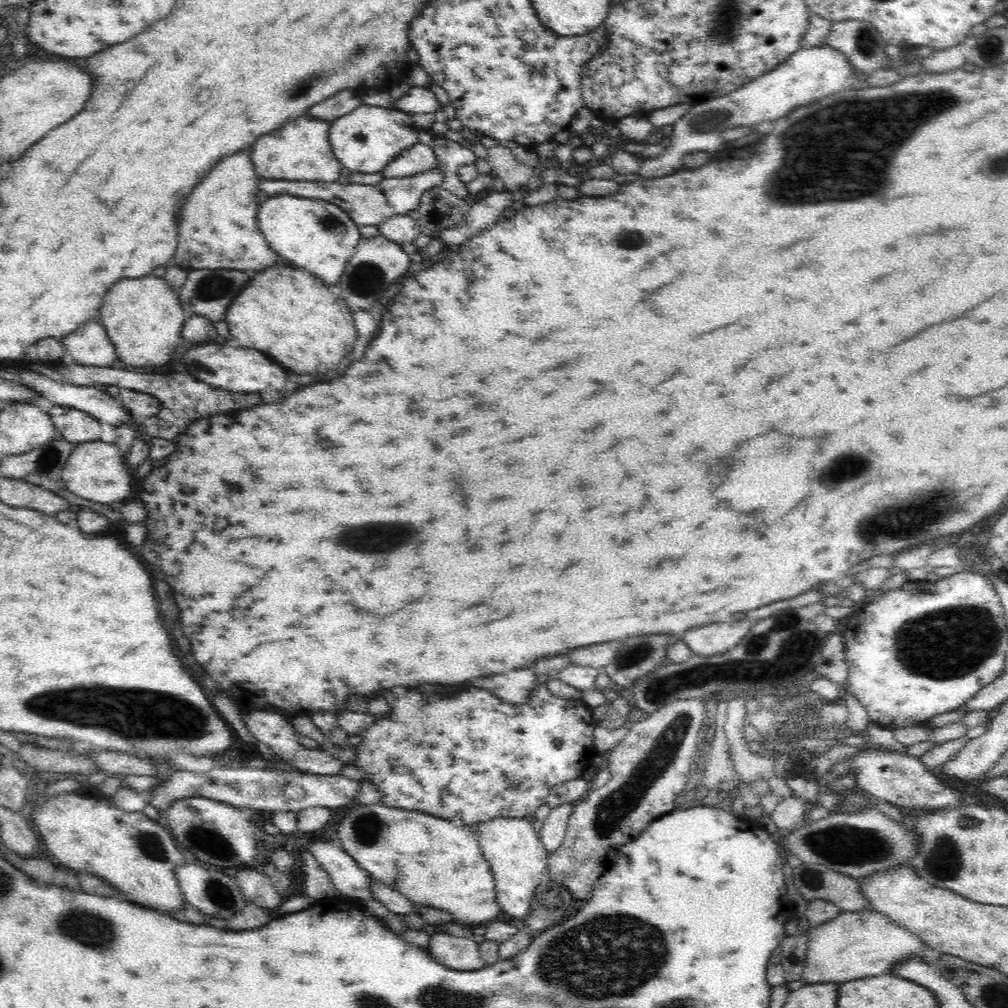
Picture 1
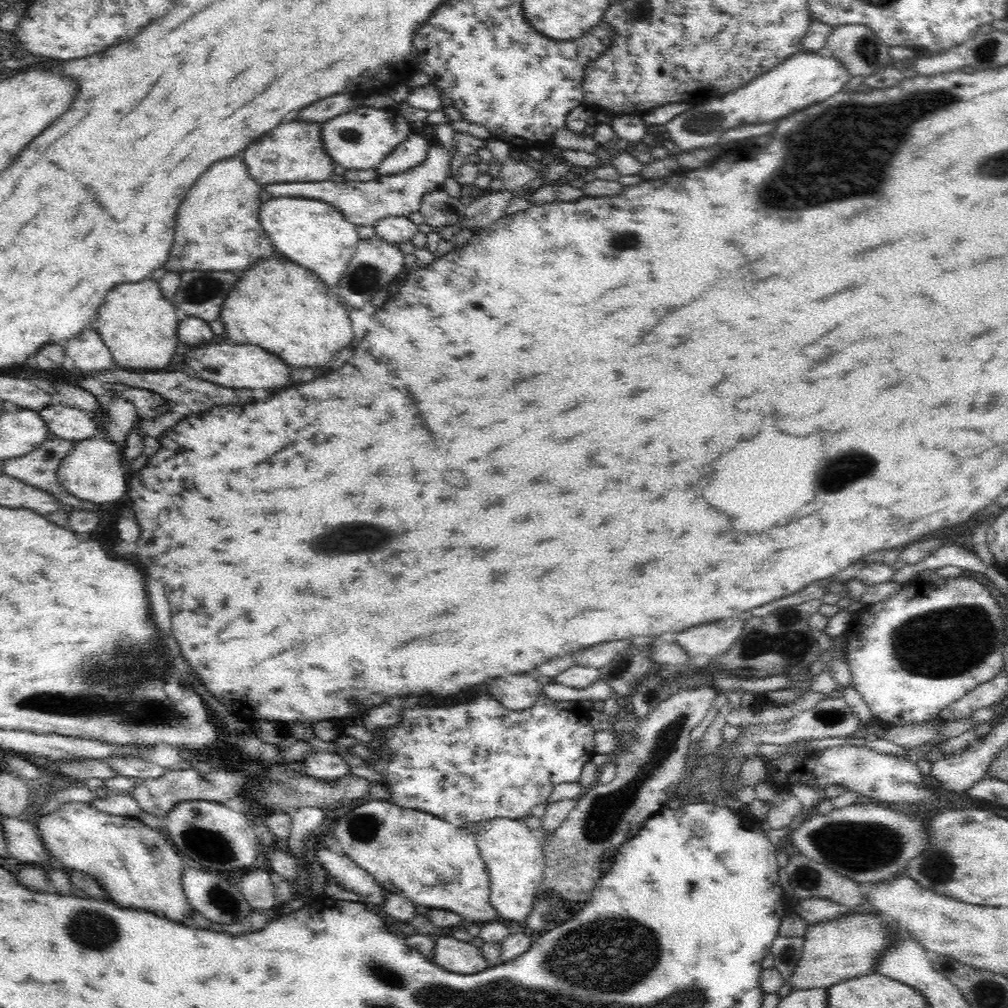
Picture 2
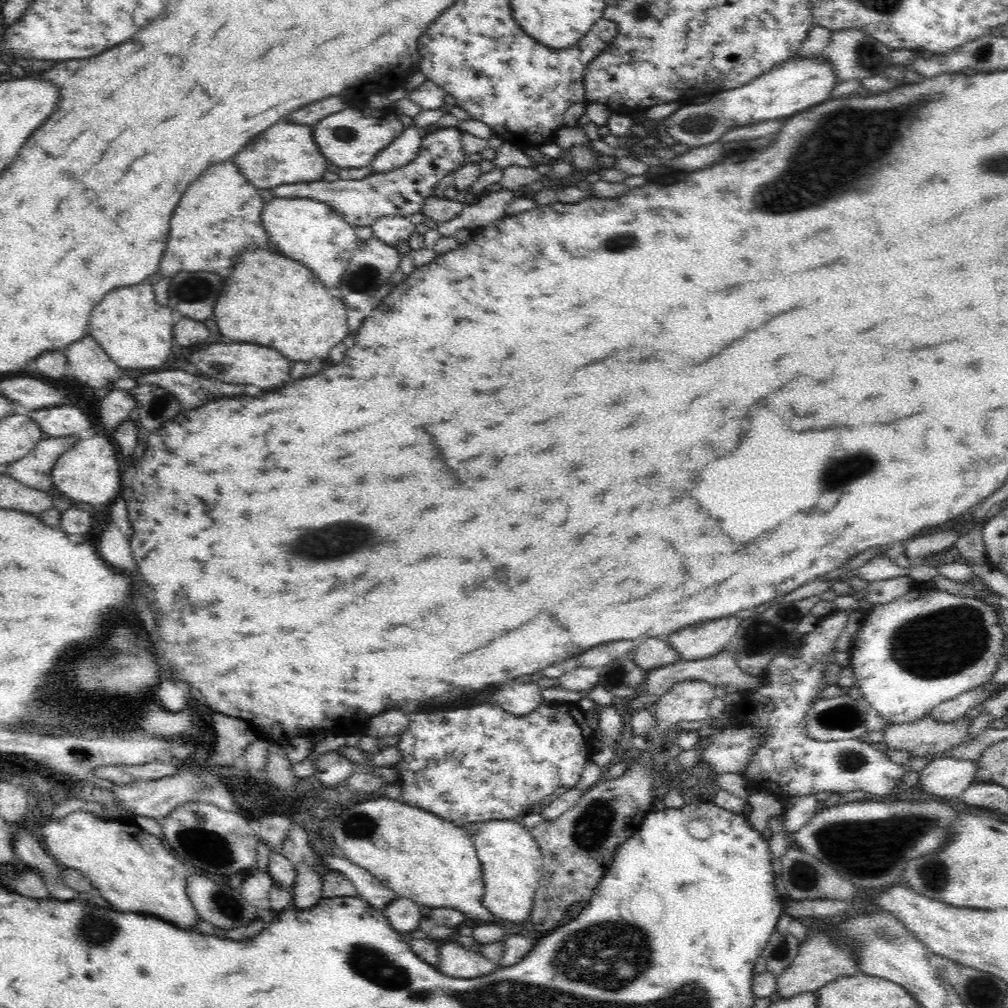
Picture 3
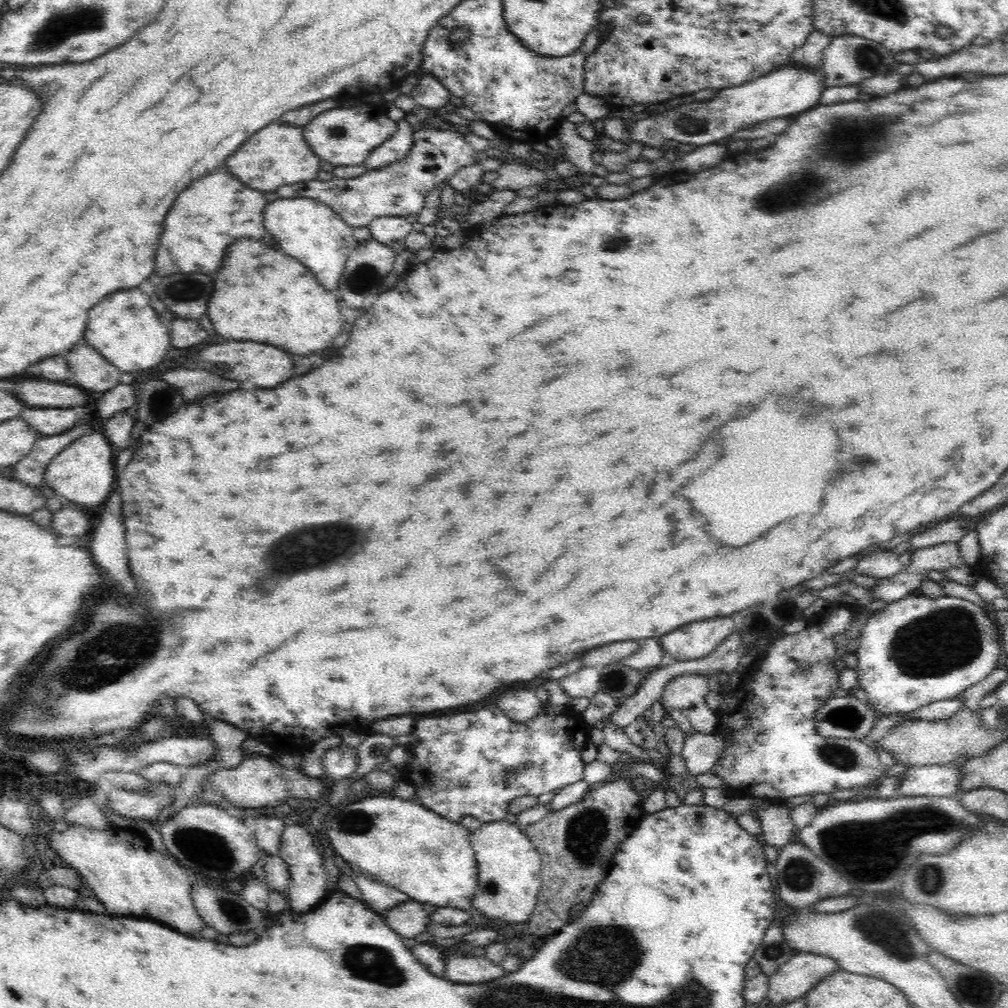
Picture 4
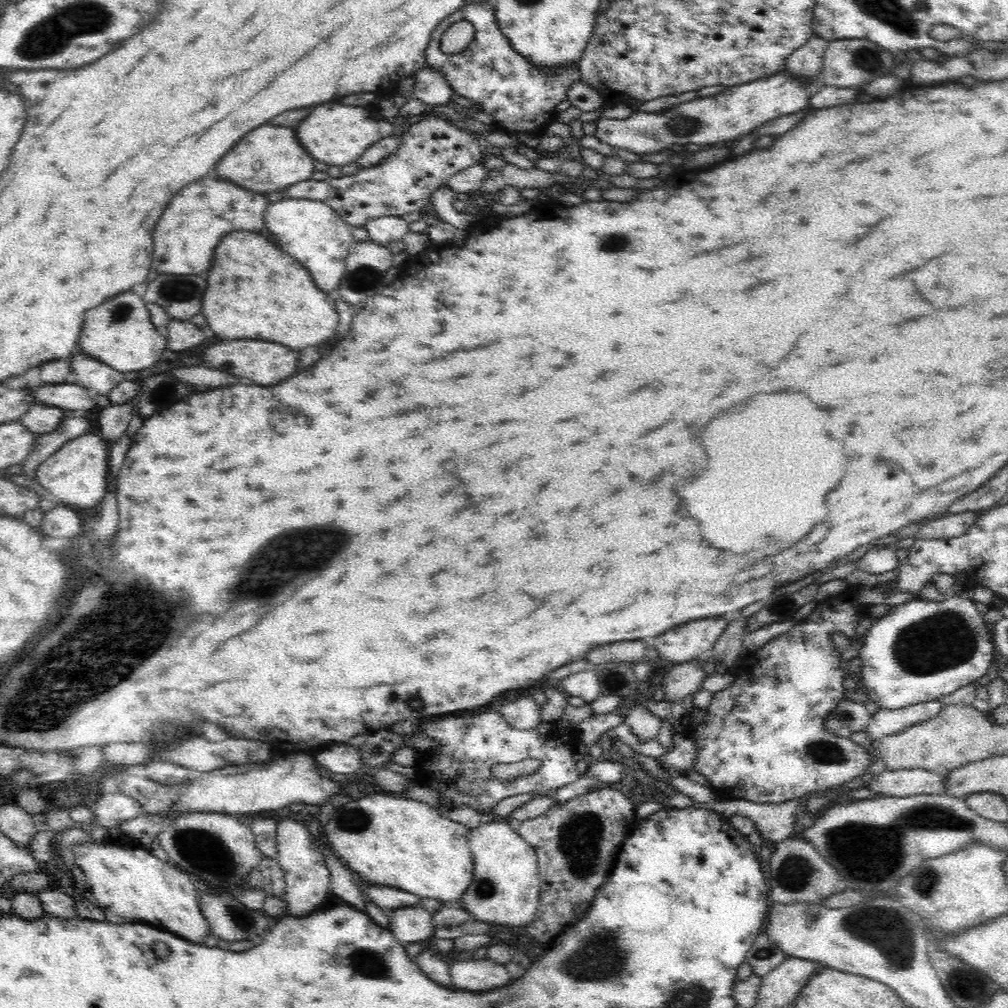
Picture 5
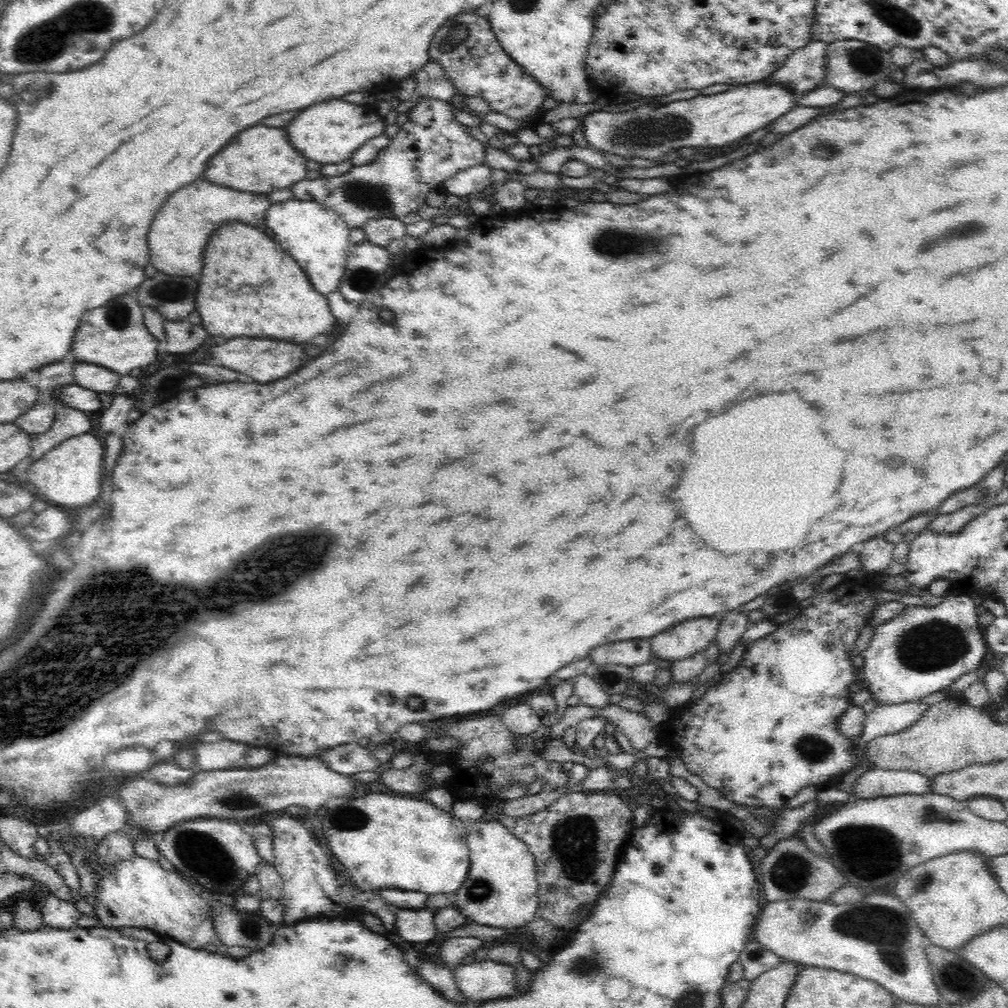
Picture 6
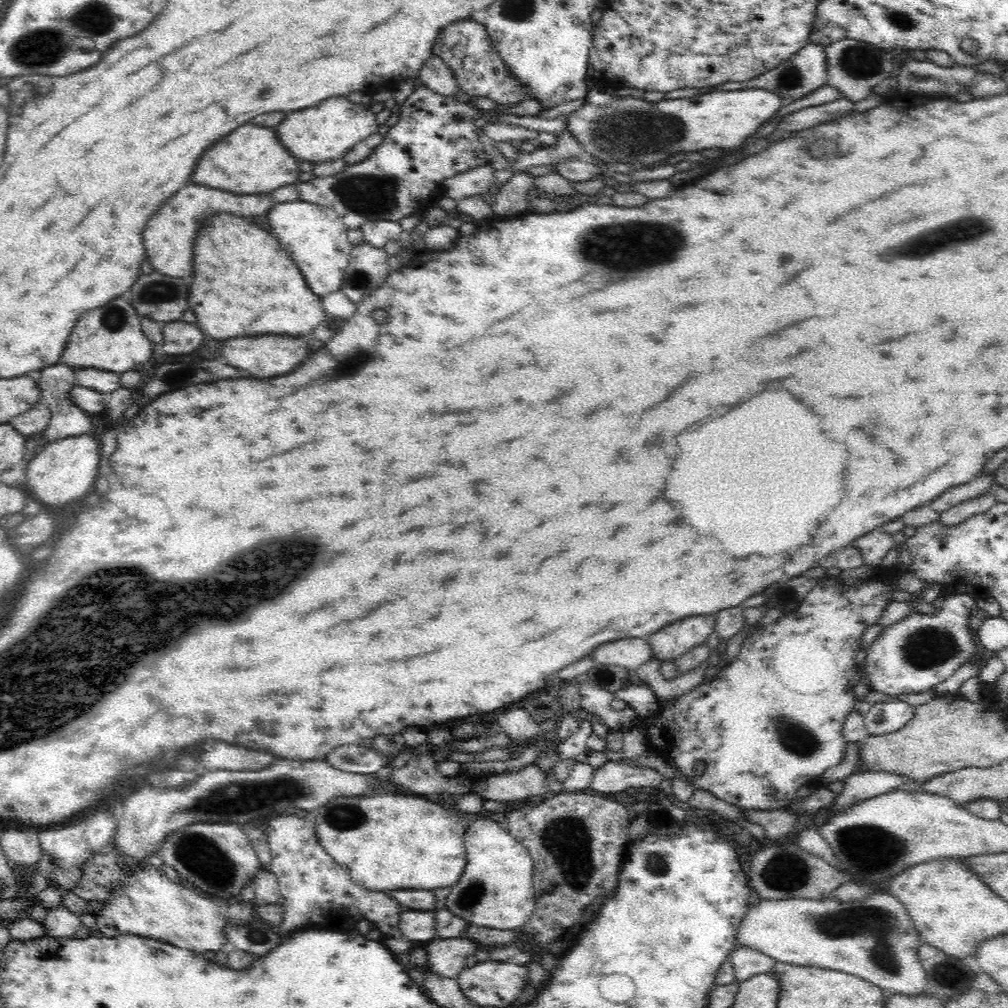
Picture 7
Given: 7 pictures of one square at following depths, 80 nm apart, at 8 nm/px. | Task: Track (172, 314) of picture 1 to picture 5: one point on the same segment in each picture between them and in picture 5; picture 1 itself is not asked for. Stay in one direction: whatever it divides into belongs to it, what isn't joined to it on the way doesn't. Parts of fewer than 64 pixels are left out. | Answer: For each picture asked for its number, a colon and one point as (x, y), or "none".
2: (139, 325)
3: (135, 331)
4: (124, 328)
5: (120, 333)

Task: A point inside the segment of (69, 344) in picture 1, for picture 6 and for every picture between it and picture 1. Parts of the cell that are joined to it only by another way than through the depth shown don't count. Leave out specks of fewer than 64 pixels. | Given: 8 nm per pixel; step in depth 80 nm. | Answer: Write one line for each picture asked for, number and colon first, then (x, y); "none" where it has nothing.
2: (87, 349)
3: (89, 363)
4: (89, 369)
5: (93, 374)
6: (100, 379)

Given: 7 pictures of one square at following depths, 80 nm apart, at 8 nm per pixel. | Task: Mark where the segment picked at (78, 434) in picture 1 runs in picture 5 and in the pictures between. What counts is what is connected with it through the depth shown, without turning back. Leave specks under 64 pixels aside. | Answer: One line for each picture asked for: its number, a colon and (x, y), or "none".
2: (73, 424)
3: (62, 420)
4: (47, 421)
5: (40, 419)

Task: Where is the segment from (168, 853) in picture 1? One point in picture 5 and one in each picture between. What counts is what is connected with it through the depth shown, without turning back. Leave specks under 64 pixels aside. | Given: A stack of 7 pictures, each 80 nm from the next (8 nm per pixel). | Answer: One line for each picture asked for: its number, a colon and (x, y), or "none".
2: (139, 867)
3: (136, 872)
4: (130, 878)
5: (130, 884)

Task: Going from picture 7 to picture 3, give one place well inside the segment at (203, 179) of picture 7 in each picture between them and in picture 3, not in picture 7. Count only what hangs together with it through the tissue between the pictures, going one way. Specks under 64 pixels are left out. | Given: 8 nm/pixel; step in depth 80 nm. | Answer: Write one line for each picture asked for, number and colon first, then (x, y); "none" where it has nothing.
3: (289, 155)
4: (278, 155)
5: (268, 159)
6: (261, 160)

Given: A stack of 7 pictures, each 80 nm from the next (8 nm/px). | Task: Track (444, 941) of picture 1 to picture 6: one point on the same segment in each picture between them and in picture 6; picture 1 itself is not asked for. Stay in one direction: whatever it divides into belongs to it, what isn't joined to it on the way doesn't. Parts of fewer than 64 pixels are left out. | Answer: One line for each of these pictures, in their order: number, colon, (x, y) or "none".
2: (455, 955)
3: (456, 960)
4: (460, 968)
5: (478, 975)
6: (484, 980)

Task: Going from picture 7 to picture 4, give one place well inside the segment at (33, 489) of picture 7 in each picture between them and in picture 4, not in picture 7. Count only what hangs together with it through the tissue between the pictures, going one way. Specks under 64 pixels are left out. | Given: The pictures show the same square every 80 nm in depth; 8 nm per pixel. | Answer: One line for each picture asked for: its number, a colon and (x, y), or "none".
4: (83, 473)
5: (76, 474)
6: (70, 474)

